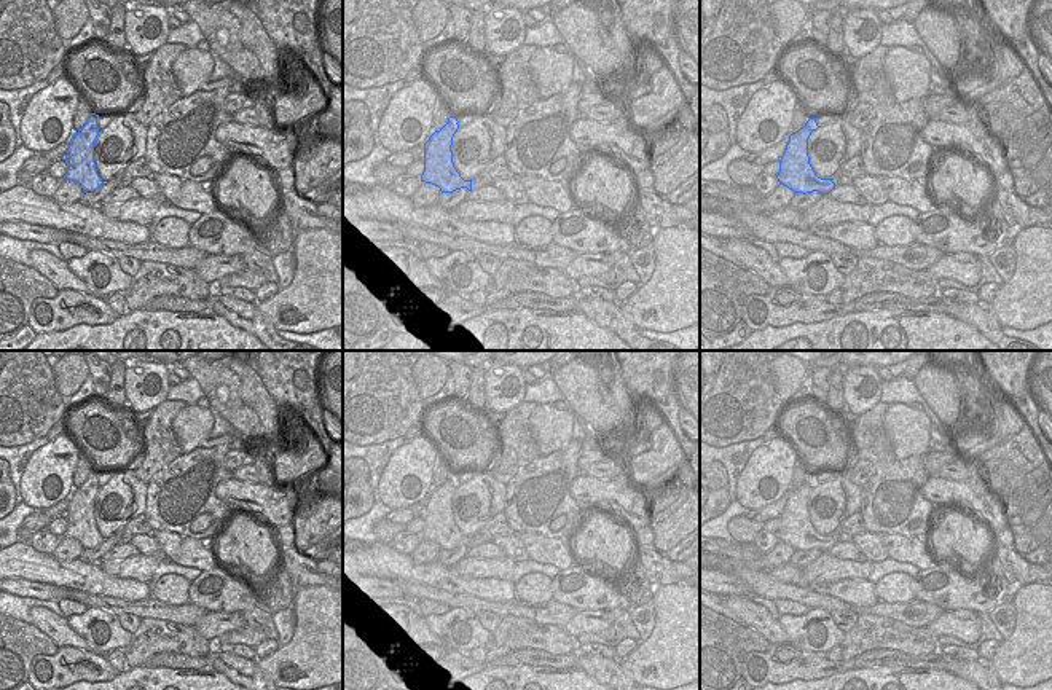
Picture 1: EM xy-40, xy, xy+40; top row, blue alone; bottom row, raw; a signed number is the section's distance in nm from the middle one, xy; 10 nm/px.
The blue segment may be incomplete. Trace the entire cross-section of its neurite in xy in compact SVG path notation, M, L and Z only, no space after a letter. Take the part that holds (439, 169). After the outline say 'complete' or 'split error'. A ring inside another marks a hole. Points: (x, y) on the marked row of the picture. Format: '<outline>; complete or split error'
M449 116L448 123L435 131L424 143L424 172L421 182L432 183L442 193L453 193L461 188L469 191L491 185L491 177L480 171L473 178L464 180L453 163L453 137L459 129L456 116Z; split error

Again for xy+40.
M810 118L803 127L789 135L786 150L779 159L779 172L776 175L779 185L787 186L794 193L829 194L837 185L842 185L840 171L829 178L816 175L810 164L808 139L813 131L821 127L816 118Z; split error

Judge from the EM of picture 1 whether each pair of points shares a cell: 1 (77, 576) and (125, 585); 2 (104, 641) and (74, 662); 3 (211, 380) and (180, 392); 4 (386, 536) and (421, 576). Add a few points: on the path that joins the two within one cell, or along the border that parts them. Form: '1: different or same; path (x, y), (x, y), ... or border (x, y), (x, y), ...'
1: same; path (88, 577), (104, 585), (113, 585)
2: different; border (91, 650), (104, 655)
3: different; border (190, 376), (206, 395)
4: different; border (378, 541), (389, 545)

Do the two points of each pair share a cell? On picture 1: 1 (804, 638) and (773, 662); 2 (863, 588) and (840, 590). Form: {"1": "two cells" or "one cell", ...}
{"1": "two cells", "2": "one cell"}

